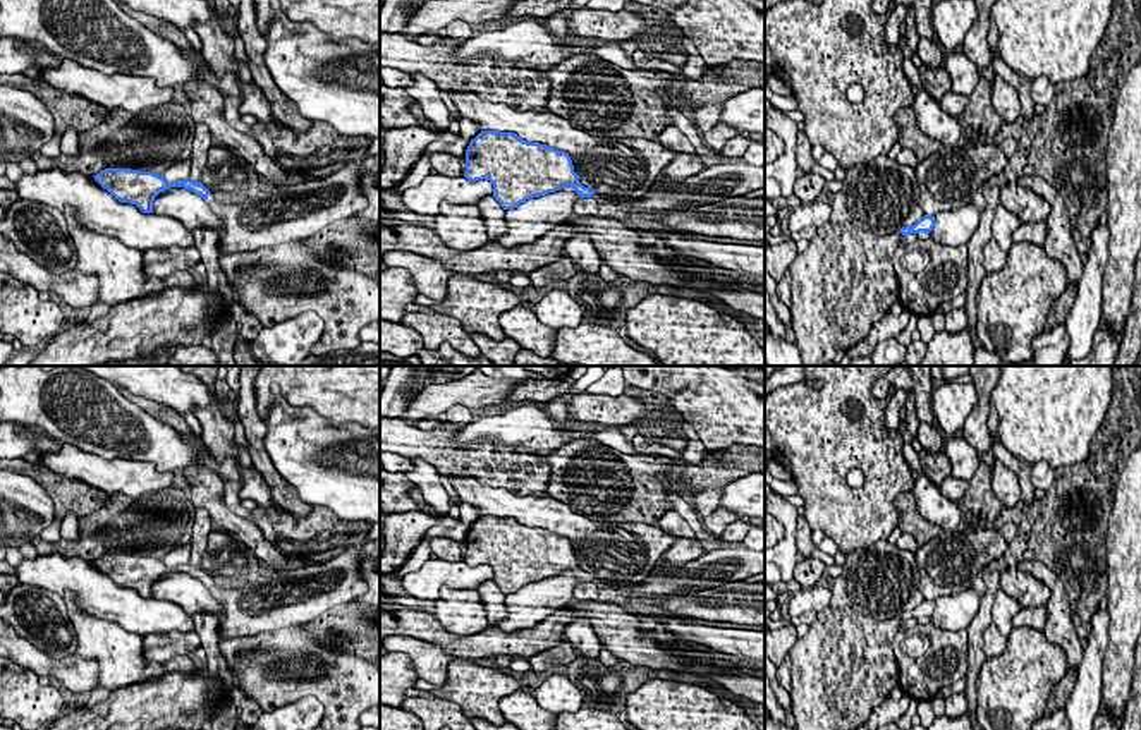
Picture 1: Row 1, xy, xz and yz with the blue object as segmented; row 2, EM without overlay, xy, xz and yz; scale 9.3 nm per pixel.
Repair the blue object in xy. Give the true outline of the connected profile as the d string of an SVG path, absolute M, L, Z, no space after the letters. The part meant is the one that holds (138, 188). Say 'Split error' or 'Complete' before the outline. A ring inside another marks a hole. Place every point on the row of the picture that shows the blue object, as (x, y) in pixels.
Split error. M359 163L347 165L335 173L309 179L306 182L268 184L256 196L251 196L239 204L218 203L211 191L191 179L168 184L163 175L131 168L105 168L93 177L115 199L136 204L143 213L153 213L155 198L170 187L192 191L206 201L223 223L223 234L218 237L217 244L218 252L223 254L249 252L259 247L309 239L321 232L328 223L356 216L368 206L368 198L359 182Z

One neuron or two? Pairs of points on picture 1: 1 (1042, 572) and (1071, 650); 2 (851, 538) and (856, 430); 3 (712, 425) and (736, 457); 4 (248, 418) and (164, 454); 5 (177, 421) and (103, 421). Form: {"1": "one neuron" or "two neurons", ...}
{"1": "one neuron", "2": "one neuron", "3": "two neurons", "4": "two neurons", "5": "two neurons"}

